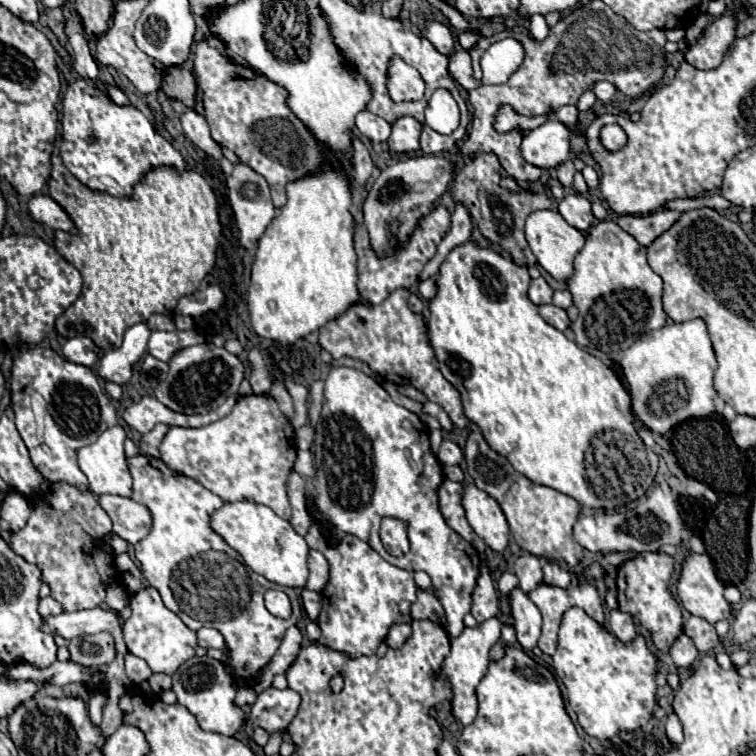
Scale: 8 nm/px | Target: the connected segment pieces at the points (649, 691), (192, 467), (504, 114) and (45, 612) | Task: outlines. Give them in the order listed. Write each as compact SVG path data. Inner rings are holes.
M570 608L560 624L552 666L566 686L578 724L588 736L608 740L622 730L638 730L652 718L658 692L658 656L646 646L642 634L636 634L630 642L622 642L582 608Z
M248 394L242 396L234 410L208 426L202 428L170 428L164 436L164 442L160 444L160 460L172 468L178 474L190 476L192 480L198 480L204 488L220 496L224 502L236 502L236 500L254 500L258 504L264 504L272 508L280 518L290 520L290 504L286 498L286 480L296 460L296 444L294 444L294 428L288 422L288 418L280 412L278 402L268 394Z
M504 106L504 108L500 108L500 114L498 114L498 118L496 118L494 128L496 128L498 132L508 132L508 130L512 130L512 128L518 128L518 130L524 130L524 132L526 132L526 130L532 130L532 128L544 124L546 120L548 120L546 116L524 118L524 116L520 116L520 114L516 114L510 106Z
M42 598L40 600L40 616L42 618L46 618L46 616L50 616L50 614L60 614L62 612L62 606L54 600L54 598Z

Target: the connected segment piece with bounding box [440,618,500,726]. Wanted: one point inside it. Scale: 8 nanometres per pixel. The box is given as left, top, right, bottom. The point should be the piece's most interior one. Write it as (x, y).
(467, 662)

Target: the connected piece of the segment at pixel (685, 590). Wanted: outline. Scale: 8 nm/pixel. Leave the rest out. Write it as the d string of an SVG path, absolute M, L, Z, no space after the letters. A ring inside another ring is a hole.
M690 552L682 562L680 578L676 582L676 596L680 604L692 614L716 624L730 618L732 606L722 596L722 582L716 578L708 554Z

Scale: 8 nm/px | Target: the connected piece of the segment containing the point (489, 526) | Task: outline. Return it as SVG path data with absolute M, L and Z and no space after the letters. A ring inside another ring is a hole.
M464 484L462 506L470 526L484 540L484 544L502 552L508 546L508 522L500 504L474 484Z

